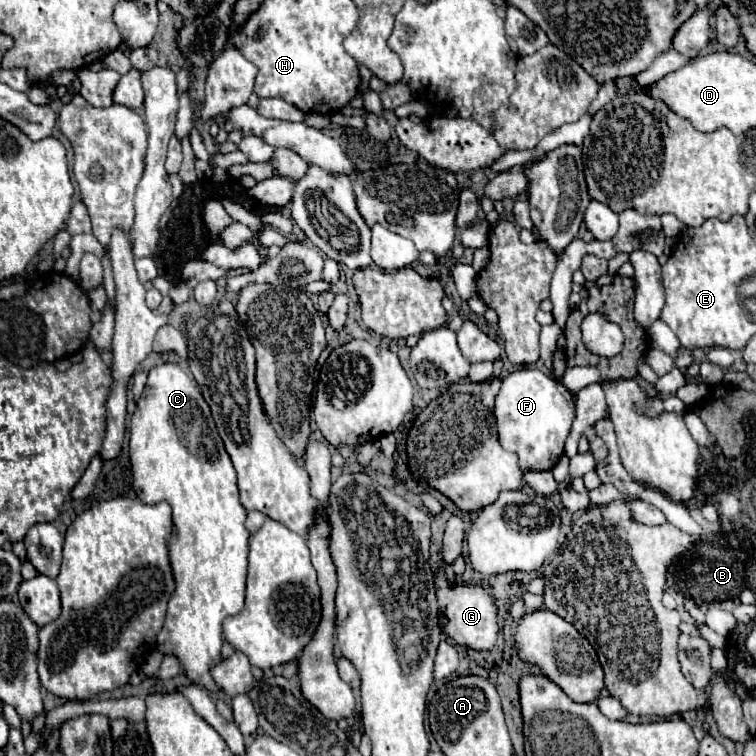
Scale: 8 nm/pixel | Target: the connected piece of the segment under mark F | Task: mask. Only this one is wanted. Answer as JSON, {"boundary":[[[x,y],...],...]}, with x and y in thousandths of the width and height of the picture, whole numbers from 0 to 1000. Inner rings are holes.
{"boundary":[[[689,487],[663,503],[663,516],[655,526],[655,553],[663,590],[687,603],[689,619],[729,622],[747,595],[747,582],[761,553],[761,524],[721,492]]]}

